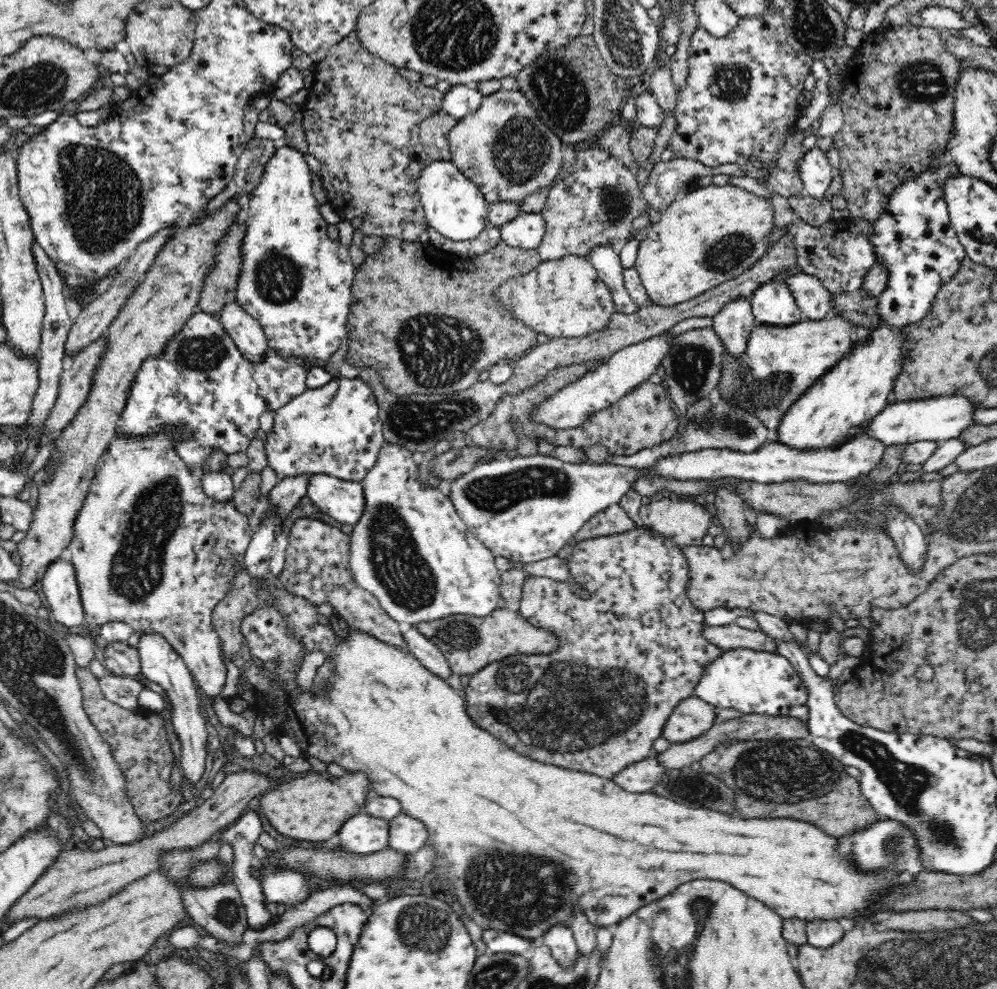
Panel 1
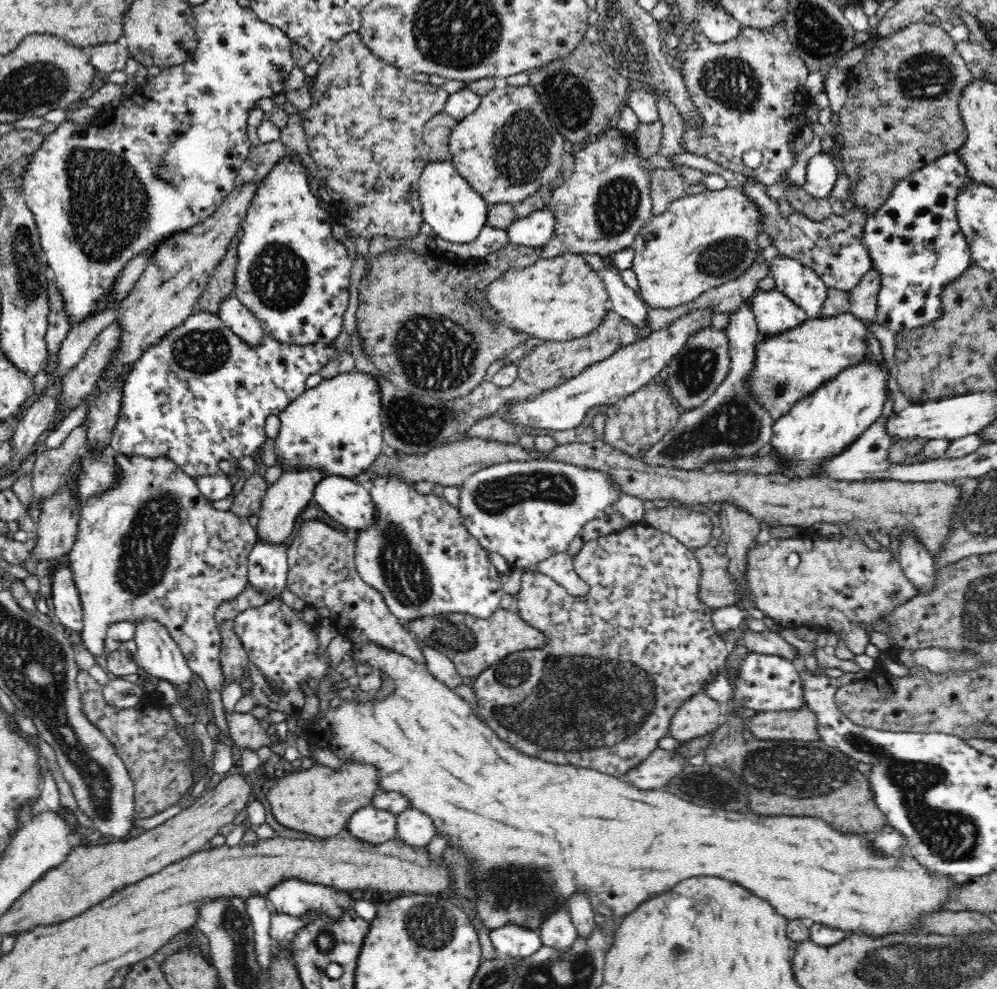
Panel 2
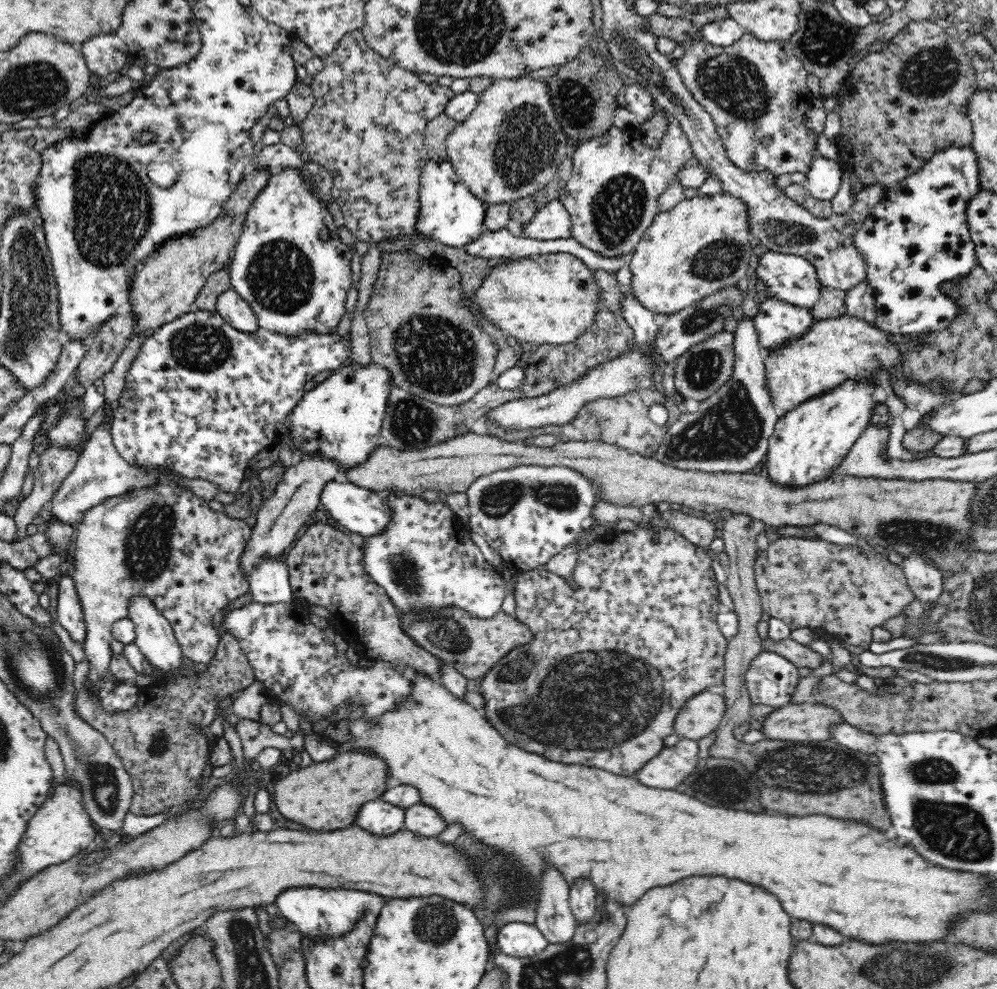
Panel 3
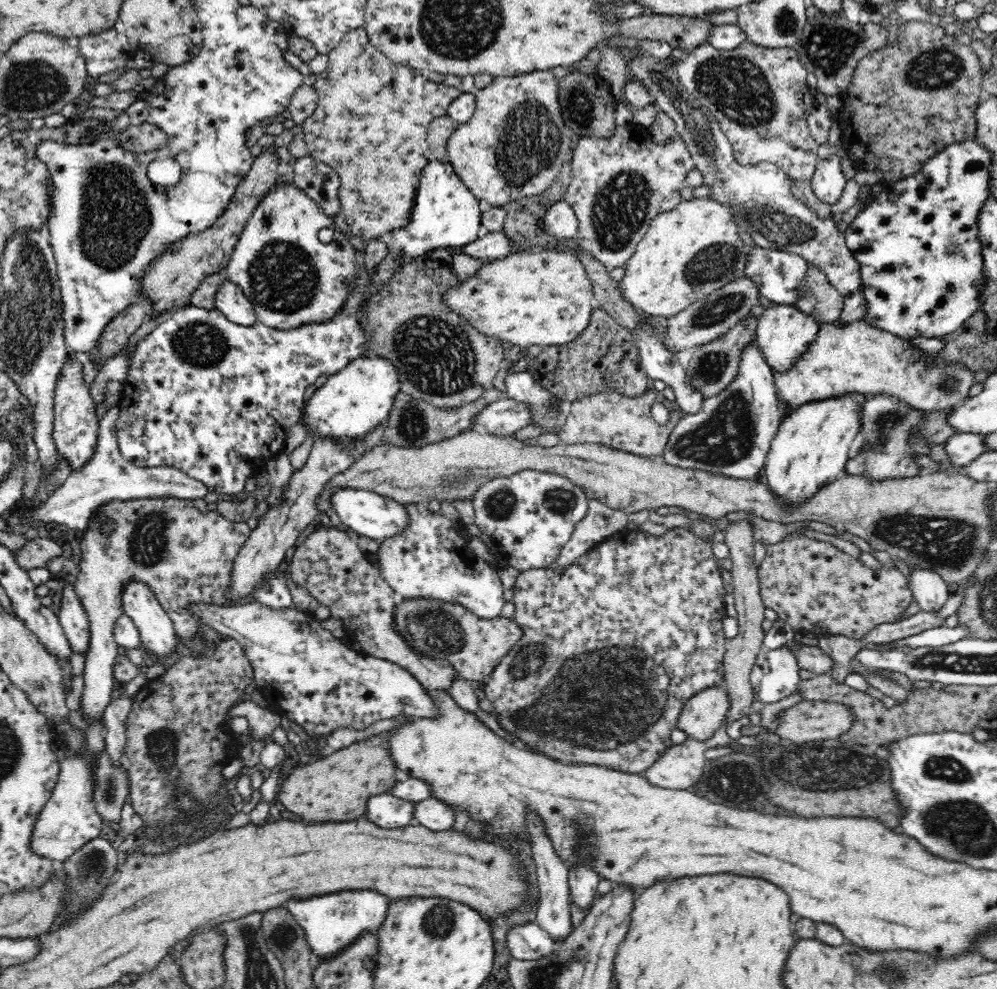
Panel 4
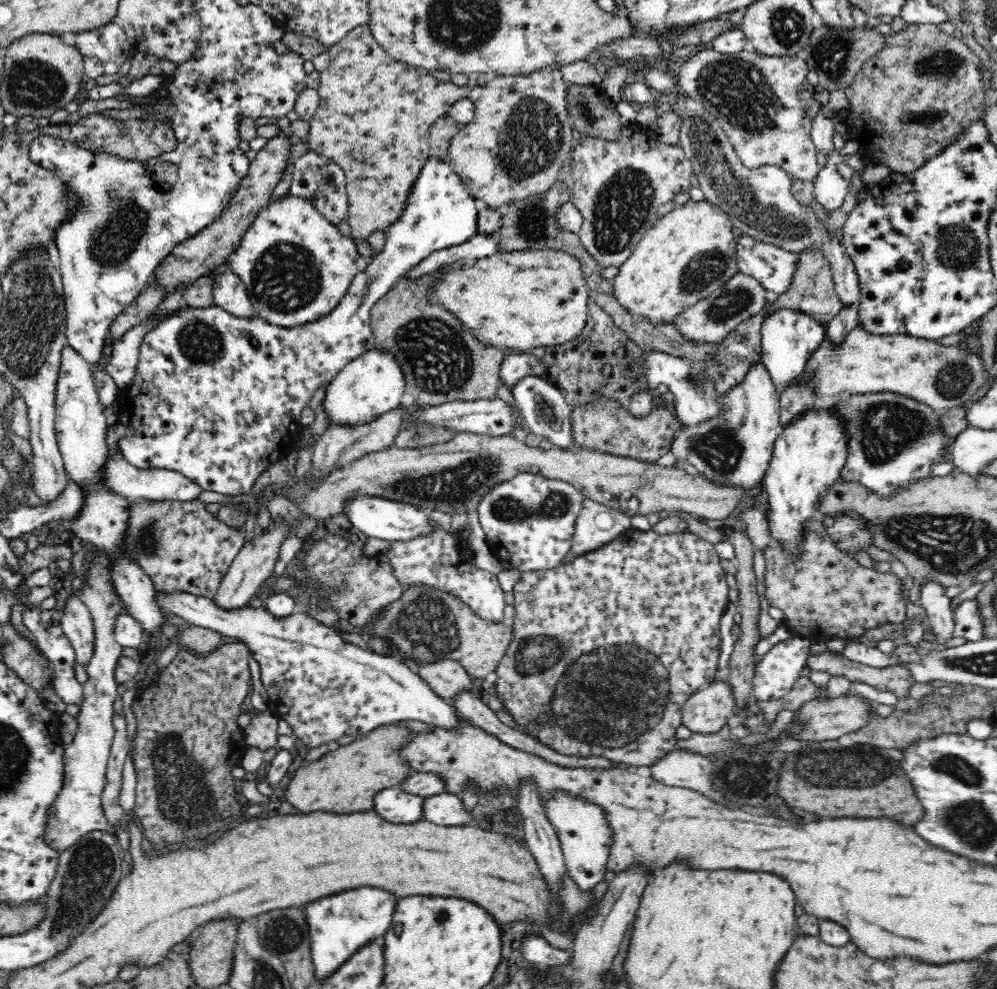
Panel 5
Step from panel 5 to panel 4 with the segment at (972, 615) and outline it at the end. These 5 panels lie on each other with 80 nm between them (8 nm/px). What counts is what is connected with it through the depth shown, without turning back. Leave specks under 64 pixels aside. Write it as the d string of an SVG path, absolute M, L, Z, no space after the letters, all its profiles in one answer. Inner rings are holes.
M956 626L954 628L936 627L924 630L916 636L908 636L902 640L892 642L890 646L902 646L902 648L920 648L925 646L942 646L972 638L968 635L968 629L965 626Z

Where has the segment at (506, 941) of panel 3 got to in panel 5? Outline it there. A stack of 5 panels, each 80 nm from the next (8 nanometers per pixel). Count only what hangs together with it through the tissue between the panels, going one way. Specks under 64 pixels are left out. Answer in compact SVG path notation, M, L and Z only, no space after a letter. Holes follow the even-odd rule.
M526 934L522 940L520 952L528 963L542 965L565 965L570 962L570 953L566 950L554 948L542 935Z

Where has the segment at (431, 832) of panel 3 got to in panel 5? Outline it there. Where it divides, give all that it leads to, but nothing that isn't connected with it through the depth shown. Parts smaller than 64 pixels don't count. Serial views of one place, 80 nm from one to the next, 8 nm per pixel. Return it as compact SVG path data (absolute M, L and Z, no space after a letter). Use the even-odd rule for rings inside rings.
M444 792L425 797L422 819L438 826L462 826L472 822L471 812L464 809L459 794Z

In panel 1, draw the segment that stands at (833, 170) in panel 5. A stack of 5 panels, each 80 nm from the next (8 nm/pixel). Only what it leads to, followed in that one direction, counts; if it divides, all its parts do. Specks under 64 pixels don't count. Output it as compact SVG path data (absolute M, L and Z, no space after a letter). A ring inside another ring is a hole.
M814 147L804 152L803 158L799 161L799 167L804 194L823 198L824 192L828 190L834 177L827 153Z

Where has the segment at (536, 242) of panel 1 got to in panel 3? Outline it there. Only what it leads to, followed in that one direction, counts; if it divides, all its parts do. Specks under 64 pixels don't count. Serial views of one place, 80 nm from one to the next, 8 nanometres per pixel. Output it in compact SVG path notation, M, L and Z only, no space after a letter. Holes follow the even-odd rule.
M558 198L536 211L534 218L514 229L518 237L534 240L572 238L571 218Z

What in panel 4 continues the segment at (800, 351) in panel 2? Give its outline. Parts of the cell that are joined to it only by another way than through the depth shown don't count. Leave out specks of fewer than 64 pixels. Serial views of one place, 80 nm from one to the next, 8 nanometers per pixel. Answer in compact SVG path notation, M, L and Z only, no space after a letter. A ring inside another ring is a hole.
M866 319L855 320L853 323L840 325L834 323L821 323L812 344L807 346L796 362L787 370L774 371L773 378L777 388L777 396L780 402L783 400L786 406L793 410L799 405L812 401L826 400L846 393L858 393L864 395L867 392L888 393L897 396L908 406L916 410L939 411L950 410L961 405L970 397L970 387L974 383L976 372L972 372L959 364L959 362L933 362L933 354L924 353L910 343L909 338L903 338L892 333L872 327Z

